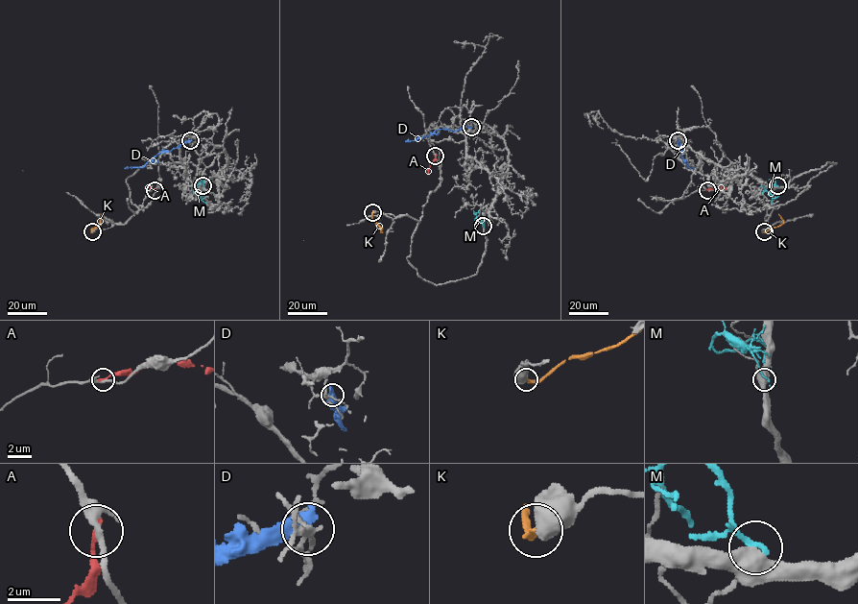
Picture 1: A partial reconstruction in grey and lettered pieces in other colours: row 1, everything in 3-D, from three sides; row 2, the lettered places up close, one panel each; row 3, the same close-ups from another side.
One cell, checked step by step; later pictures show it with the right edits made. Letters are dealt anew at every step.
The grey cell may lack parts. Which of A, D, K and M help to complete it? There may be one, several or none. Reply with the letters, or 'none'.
none

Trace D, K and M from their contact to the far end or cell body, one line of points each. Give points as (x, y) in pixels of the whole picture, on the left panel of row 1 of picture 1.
D: (190, 140), (170, 151), (162, 151), (143, 167), (125, 168)
K: (92, 231), (99, 227), (101, 214)
M: (202, 185), (202, 179), (194, 188), (206, 203)

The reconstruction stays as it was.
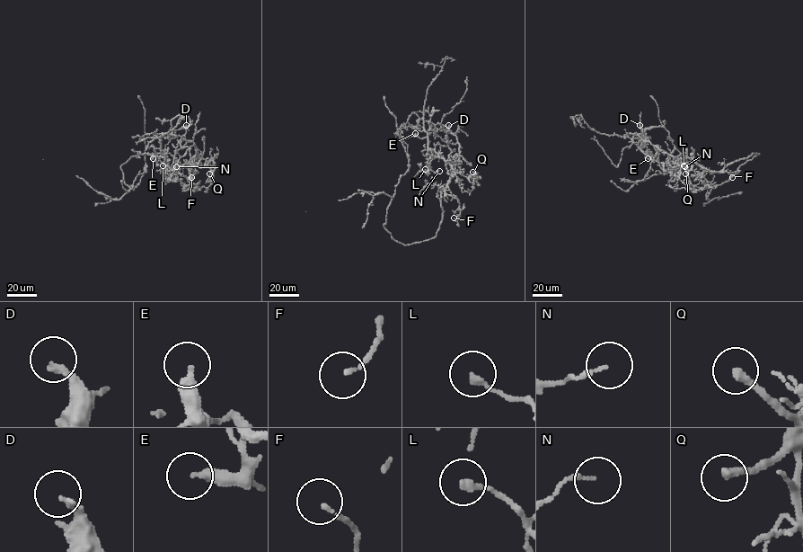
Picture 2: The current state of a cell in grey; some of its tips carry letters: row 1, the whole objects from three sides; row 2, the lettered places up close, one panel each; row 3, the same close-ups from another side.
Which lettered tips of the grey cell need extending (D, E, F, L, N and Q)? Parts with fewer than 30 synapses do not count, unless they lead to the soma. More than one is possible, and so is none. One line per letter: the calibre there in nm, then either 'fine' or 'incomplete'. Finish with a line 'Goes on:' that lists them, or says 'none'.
D: calibre 220 nm; fine
E: calibre 360 nm; fine
F: calibre 100 nm; fine
L: calibre 240 nm; fine
N: calibre 120 nm; fine
Q: calibre 240 nm; incomplete
Goes on: Q

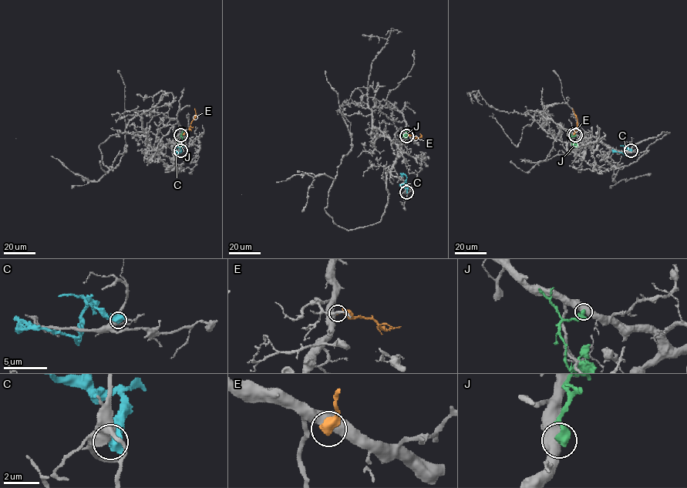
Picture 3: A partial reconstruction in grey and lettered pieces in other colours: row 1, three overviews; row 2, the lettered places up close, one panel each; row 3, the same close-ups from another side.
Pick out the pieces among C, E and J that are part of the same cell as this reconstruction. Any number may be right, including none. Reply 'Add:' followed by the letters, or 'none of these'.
Add: E

